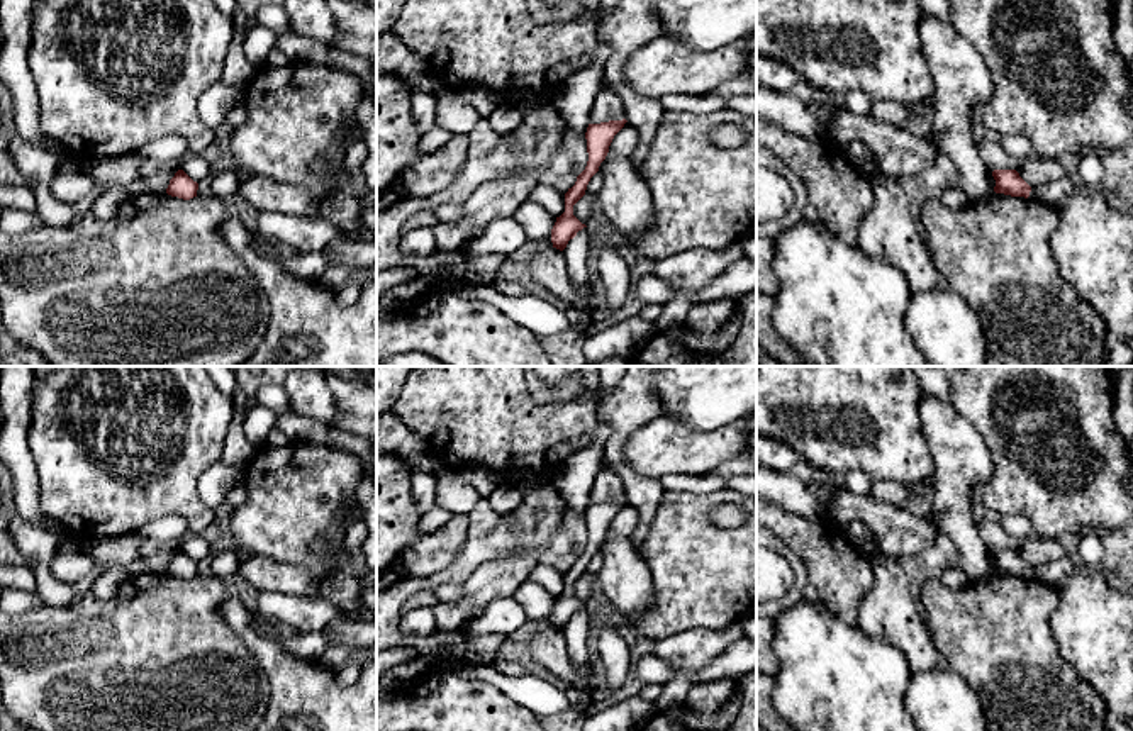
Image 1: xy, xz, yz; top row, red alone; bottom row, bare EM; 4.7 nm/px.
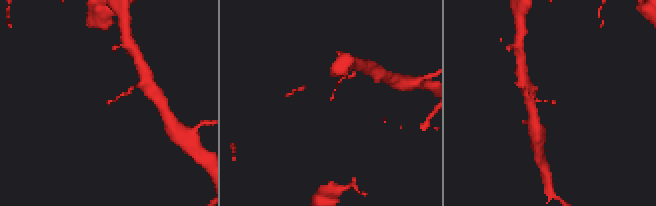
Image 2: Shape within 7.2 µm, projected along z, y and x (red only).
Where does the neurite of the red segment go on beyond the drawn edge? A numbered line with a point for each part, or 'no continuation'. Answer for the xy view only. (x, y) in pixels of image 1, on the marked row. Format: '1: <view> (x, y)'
no continuation

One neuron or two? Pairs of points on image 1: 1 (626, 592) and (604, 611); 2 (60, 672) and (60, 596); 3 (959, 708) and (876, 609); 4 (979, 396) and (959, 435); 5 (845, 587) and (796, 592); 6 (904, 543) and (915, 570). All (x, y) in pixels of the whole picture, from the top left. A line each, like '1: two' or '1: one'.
1: two
2: two
3: two
4: two
5: two
6: two

